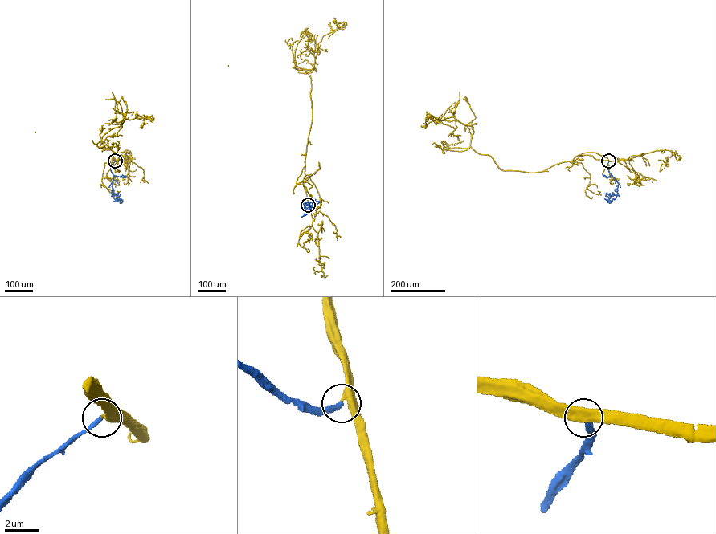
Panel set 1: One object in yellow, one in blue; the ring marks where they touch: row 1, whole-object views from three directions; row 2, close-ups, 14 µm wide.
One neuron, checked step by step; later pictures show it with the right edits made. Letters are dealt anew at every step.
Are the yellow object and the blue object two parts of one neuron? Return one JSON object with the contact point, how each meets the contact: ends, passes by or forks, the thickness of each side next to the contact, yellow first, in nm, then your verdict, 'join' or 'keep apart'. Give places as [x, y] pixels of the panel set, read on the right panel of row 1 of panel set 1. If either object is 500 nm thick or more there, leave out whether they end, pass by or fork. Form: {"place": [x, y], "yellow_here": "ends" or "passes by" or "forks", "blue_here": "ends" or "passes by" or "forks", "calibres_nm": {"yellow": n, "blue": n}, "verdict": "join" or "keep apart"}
{"place": [608, 161], "yellow_here": "passes by", "blue_here": "ends", "calibres_nm": {"yellow": 340, "blue": 320}, "verdict": "join"}

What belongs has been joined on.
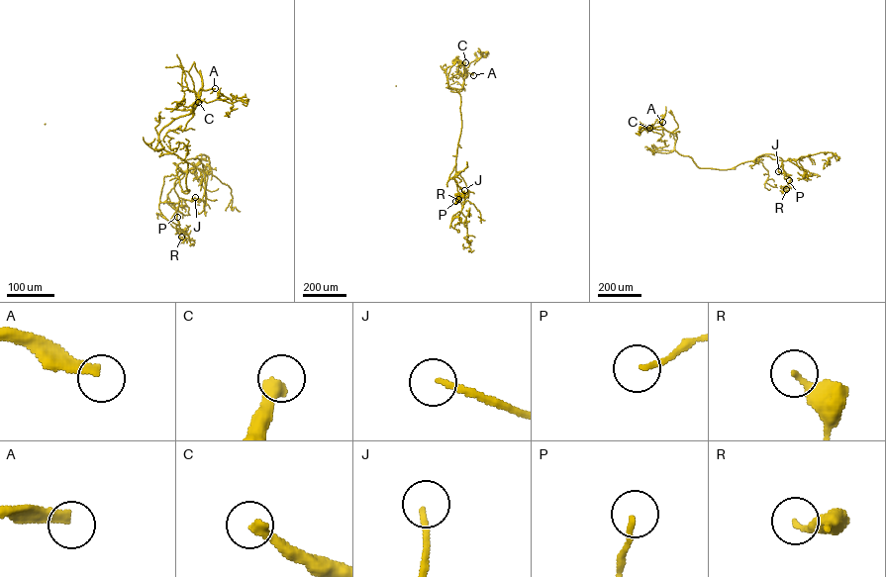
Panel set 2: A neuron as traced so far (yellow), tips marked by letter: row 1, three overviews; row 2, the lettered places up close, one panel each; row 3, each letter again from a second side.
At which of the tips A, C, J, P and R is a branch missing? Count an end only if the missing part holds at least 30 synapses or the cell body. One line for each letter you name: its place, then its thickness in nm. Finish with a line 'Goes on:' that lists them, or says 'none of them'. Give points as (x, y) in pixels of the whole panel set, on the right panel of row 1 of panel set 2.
A: (662, 122) | 280 nm
C: (649, 128) | 400 nm
Goes on: A, C

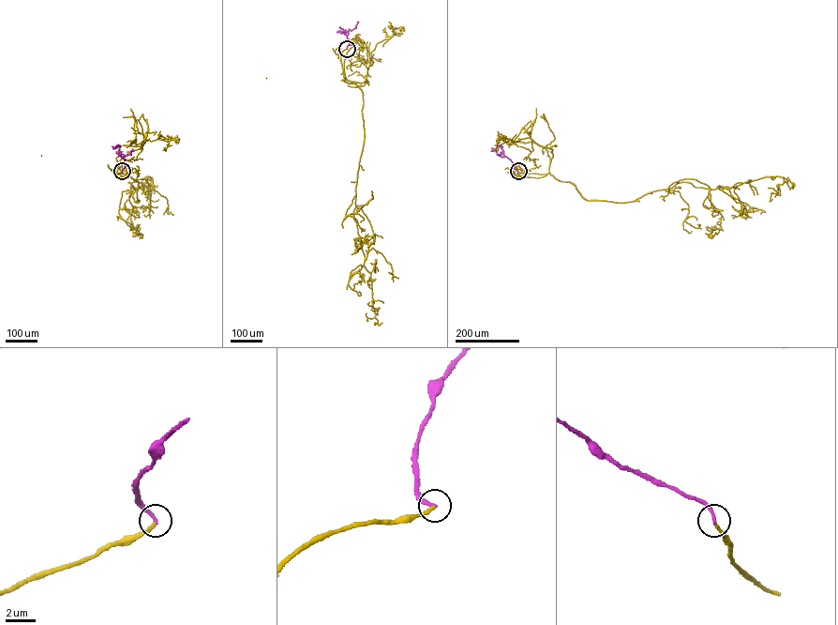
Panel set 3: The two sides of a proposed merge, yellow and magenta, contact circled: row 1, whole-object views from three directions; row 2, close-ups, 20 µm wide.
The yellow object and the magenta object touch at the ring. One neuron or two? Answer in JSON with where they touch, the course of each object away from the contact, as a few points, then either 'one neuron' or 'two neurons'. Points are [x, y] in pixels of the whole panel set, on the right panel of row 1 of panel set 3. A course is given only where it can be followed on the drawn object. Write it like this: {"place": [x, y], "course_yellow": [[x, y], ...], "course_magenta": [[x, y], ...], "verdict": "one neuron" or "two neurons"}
{"place": [518, 171], "course_yellow": [[518, 171], [548, 172], [587, 200], [618, 203], [680, 182], [714, 189], [782, 176], [772, 199]], "course_magenta": [[518, 171], [510, 160], [497, 155], [492, 148]], "verdict": "one neuron"}

